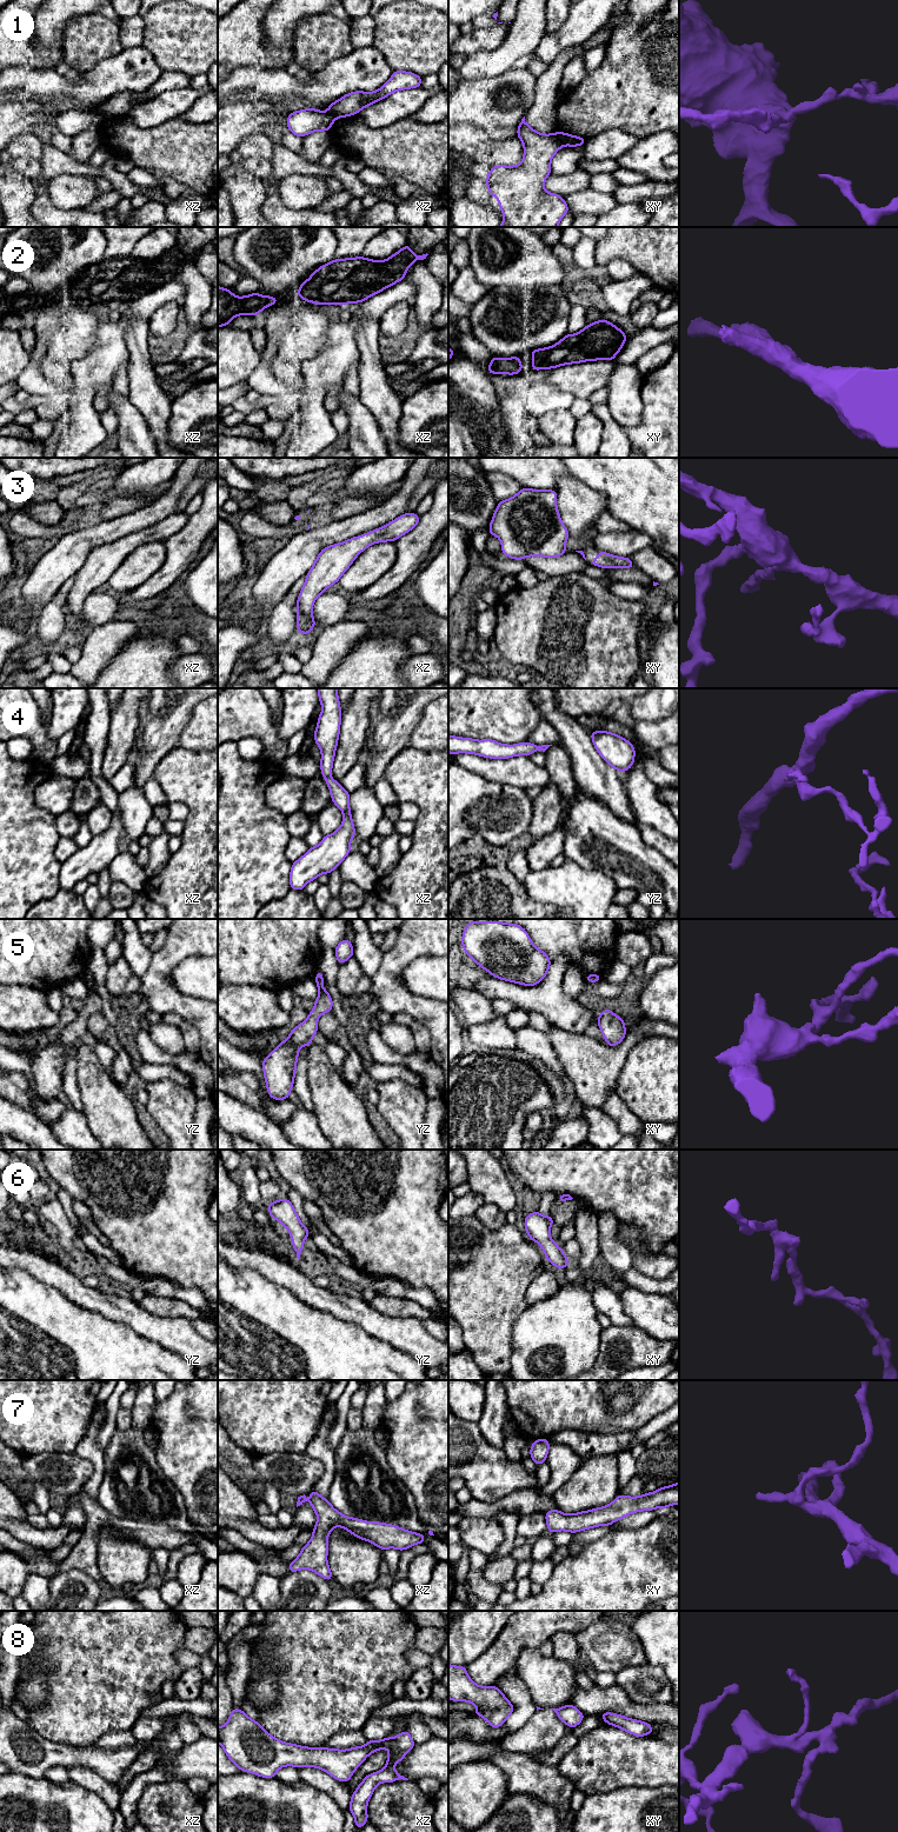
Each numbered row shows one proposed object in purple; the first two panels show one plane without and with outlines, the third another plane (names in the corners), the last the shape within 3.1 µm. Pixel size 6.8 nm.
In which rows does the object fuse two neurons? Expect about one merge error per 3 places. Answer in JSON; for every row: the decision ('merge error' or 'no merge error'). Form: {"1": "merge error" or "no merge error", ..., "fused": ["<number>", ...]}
{"1": "merge error", "2": "no merge error", "3": "no merge error", "4": "no merge error", "5": "no merge error", "6": "no merge error", "7": "no merge error", "8": "merge error", "fused": ["1", "8"]}

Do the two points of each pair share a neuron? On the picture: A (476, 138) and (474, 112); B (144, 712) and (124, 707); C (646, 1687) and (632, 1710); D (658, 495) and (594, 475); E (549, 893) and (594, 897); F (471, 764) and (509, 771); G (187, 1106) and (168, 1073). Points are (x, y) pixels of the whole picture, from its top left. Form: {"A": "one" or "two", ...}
{"A": "two", "B": "two", "C": "two", "D": "one", "E": "one", "F": "one", "G": "two"}

